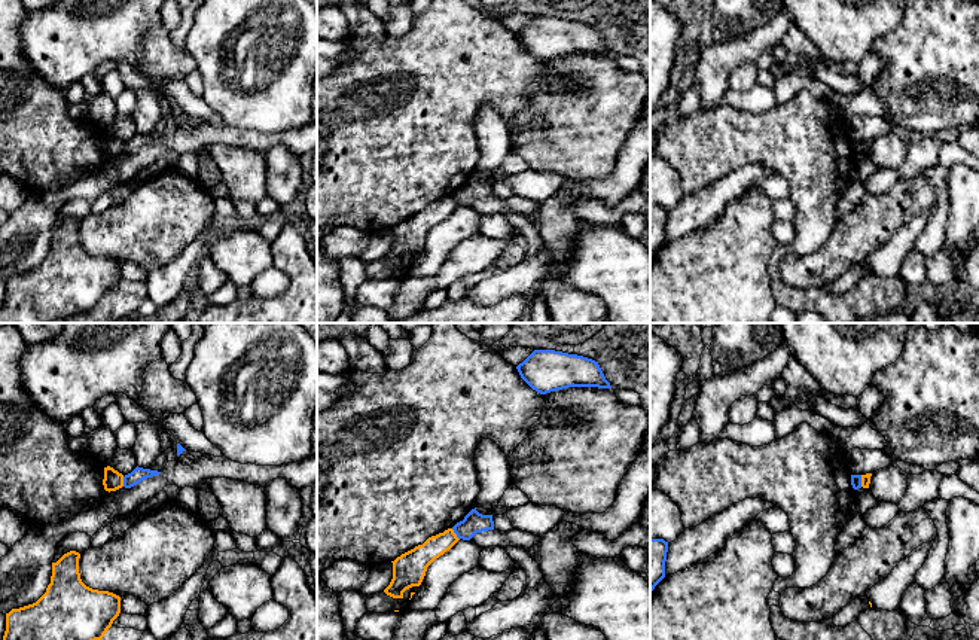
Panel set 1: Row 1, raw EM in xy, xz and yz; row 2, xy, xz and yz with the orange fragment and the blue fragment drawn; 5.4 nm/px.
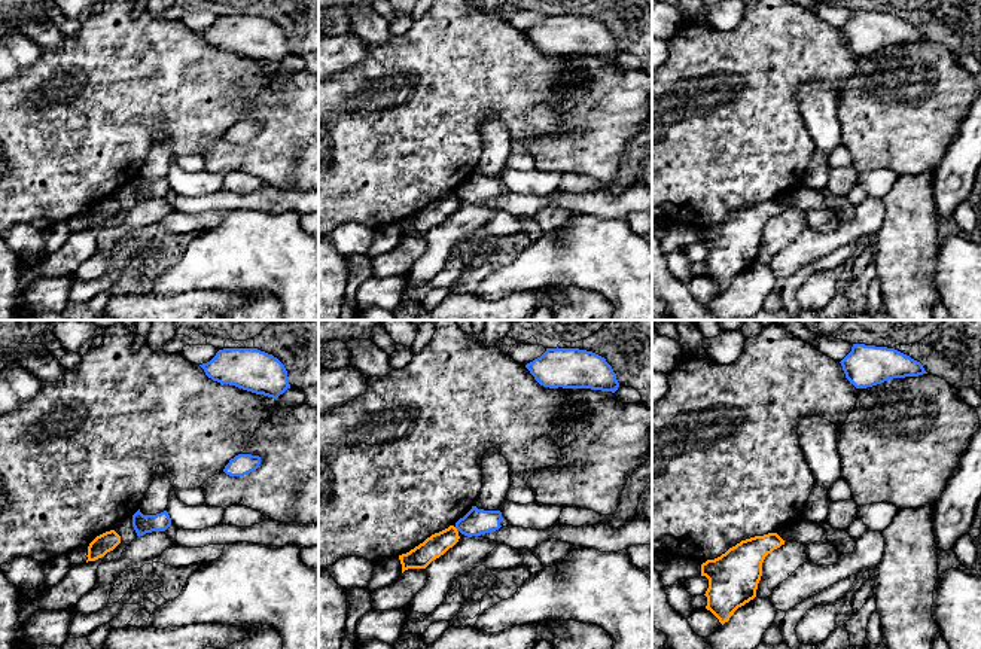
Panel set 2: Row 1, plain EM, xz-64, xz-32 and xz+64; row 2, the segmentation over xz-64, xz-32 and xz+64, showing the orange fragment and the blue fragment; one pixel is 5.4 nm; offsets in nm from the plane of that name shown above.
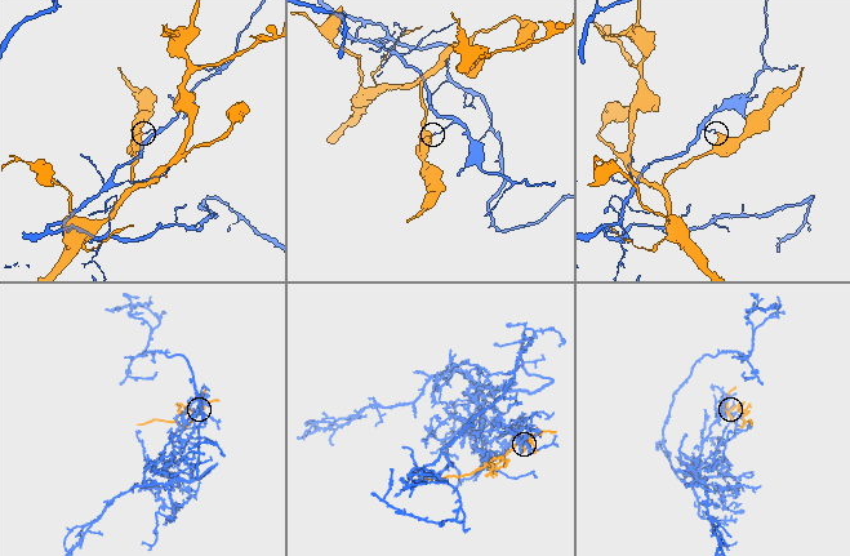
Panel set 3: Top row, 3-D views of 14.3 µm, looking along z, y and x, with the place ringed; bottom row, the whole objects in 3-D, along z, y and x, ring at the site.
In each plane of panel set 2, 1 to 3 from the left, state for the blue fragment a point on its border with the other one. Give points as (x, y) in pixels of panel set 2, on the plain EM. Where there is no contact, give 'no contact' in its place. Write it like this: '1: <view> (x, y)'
1: no contact
2: xz-32 (456, 197)
3: no contact

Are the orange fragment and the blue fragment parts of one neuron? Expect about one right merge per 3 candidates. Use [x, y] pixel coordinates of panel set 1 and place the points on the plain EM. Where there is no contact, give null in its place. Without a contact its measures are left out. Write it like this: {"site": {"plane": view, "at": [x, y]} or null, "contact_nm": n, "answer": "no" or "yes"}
{"site": {"plane": "xz", "at": [456, 201]}, "contact_nm": 80, "answer": "no"}

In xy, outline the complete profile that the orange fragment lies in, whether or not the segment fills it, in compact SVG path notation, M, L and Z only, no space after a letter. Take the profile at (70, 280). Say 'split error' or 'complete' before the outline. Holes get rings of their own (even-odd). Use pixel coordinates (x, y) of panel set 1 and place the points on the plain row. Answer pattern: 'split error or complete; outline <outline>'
complete; outline M70 217L52 229L46 259L36 269L6 280L0 323L55 323L104 304L121 280L121 263L86 253L80 246L79 225L79 219Z

